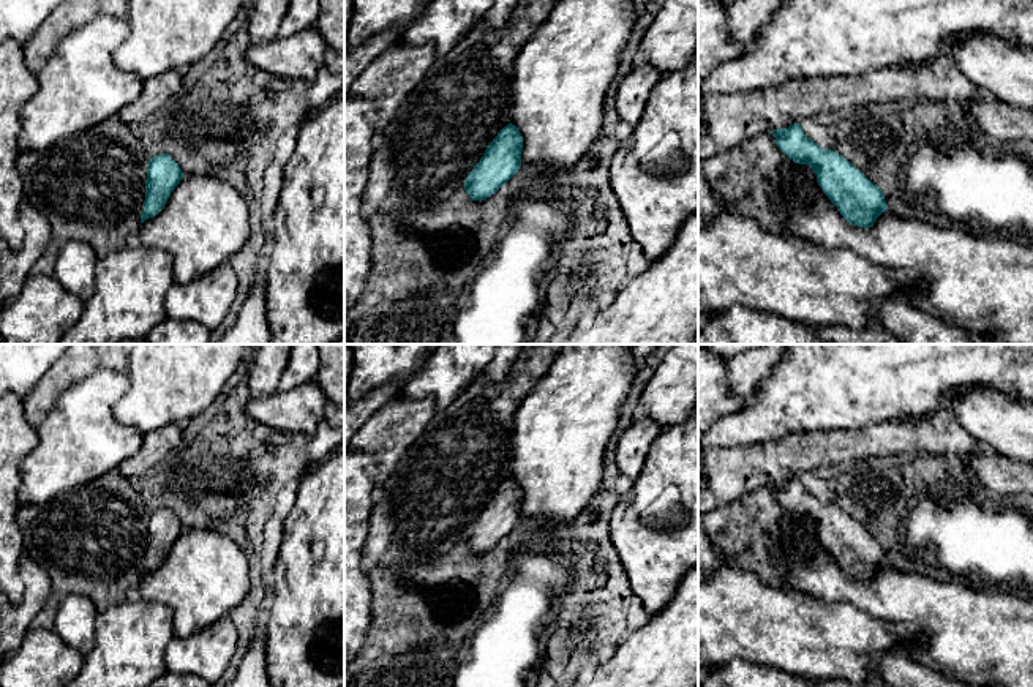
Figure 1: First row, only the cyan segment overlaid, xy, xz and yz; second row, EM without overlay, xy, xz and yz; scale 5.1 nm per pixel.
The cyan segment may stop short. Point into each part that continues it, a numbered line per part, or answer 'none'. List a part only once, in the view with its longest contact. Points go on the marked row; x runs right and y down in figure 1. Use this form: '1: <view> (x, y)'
1: yz (975, 280)

